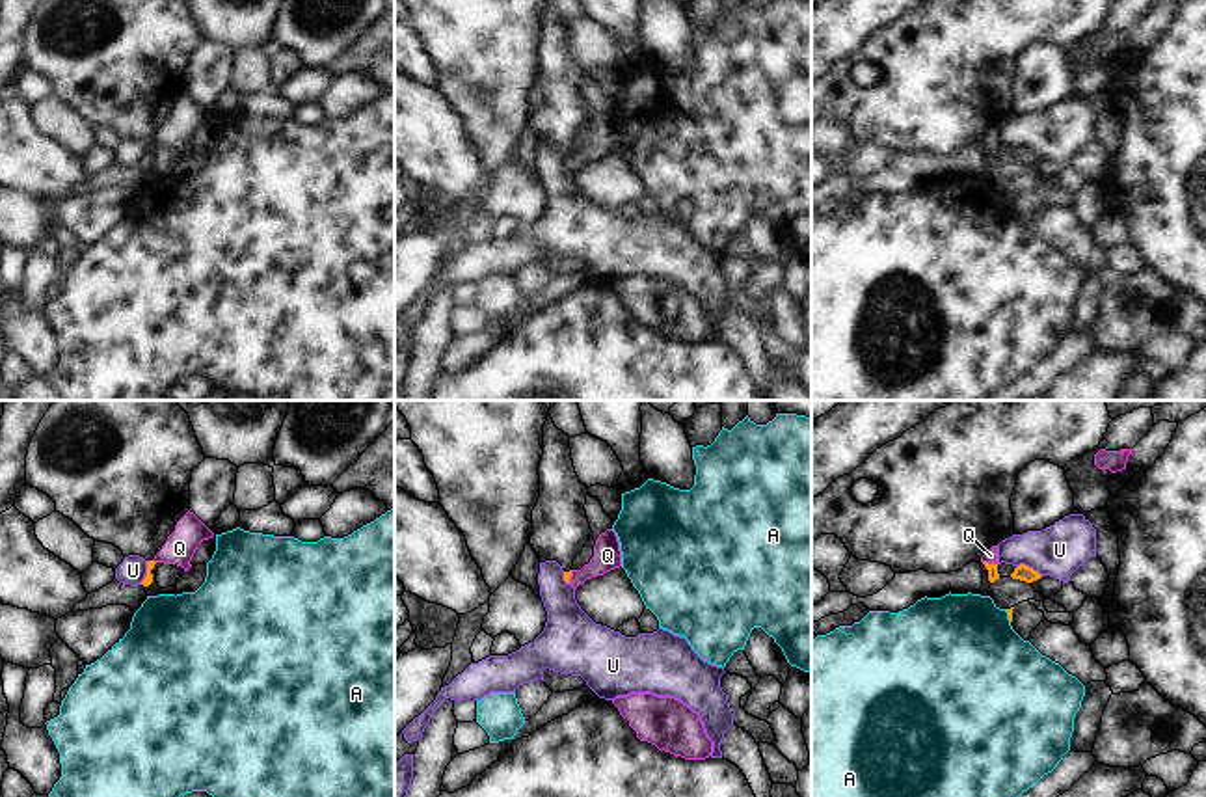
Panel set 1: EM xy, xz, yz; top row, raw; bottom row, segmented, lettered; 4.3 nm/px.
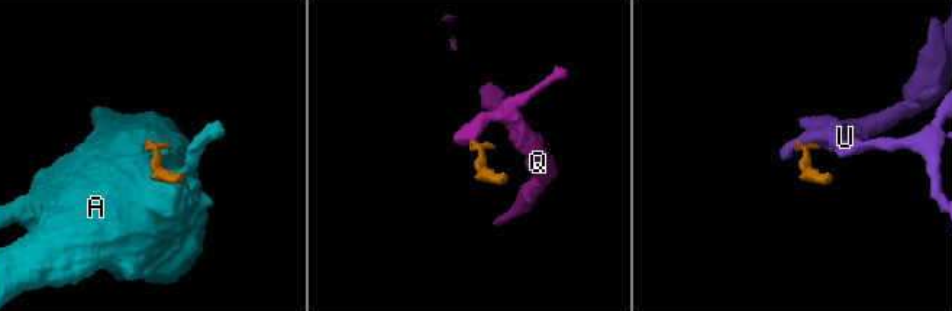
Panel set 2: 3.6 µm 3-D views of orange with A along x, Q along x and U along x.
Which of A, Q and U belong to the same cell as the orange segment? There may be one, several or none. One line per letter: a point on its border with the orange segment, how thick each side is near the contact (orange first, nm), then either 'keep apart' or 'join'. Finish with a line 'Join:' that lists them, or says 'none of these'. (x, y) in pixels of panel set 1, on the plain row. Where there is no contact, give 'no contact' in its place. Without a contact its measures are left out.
A: meets orange in yz at (1009, 198); 20 nm thick on the orange side, 460 nm on the other; keep apart
Q: meets orange in yz at (991, 148); 50 nm thick on the orange side, 60 nm on the other; join
U: meets orange in yz at (1028, 149); 70 nm thick on the orange side, 220 nm on the other; keep apart
Join: Q

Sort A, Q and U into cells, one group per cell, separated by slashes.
A / Q / U

